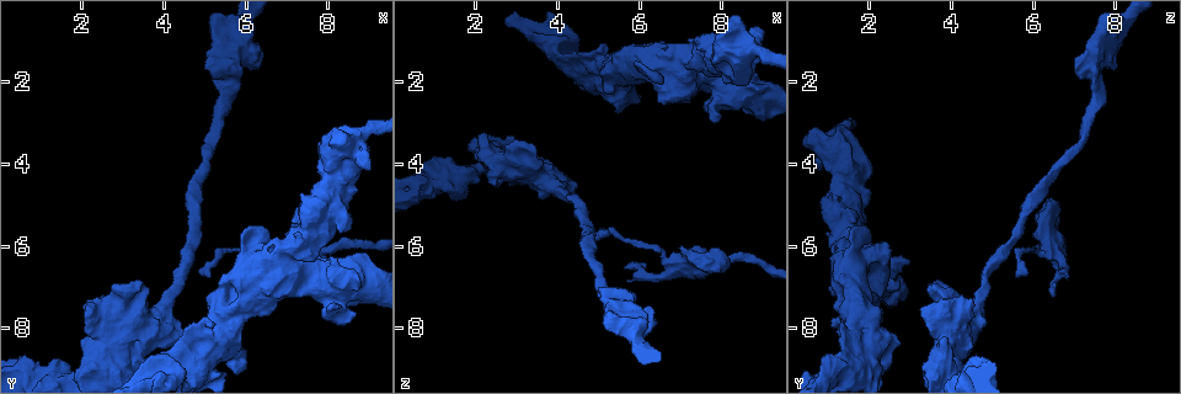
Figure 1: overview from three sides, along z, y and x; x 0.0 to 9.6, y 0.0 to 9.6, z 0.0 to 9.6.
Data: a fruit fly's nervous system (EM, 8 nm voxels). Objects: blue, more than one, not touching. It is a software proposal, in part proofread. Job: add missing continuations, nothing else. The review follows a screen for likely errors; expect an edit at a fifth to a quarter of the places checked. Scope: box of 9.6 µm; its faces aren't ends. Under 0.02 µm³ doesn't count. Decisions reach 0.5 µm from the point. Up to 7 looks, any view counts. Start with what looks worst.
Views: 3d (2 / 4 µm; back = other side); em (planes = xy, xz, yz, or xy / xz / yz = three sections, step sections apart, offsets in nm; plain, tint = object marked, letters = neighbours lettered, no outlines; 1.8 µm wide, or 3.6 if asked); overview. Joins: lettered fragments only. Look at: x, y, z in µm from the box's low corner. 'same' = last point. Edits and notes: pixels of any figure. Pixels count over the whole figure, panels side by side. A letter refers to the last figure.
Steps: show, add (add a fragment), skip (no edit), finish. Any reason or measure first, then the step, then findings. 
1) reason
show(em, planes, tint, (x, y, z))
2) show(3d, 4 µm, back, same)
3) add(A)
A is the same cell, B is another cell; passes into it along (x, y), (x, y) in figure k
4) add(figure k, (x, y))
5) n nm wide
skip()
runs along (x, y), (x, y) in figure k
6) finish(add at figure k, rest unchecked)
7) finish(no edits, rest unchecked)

narrows sharply
show(em, planes, tint, (6.85, 6.30, 1.70))

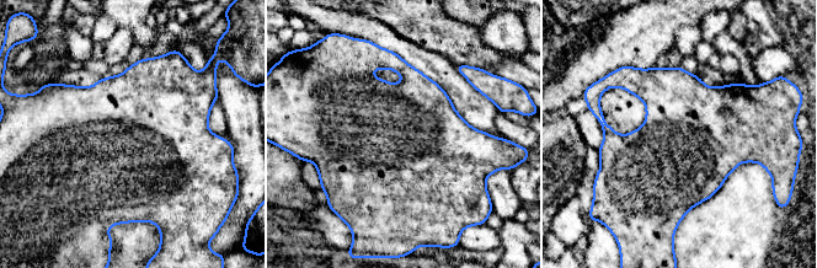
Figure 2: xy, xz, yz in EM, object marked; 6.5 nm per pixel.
what lies round it
show(em, planes, letters, same)

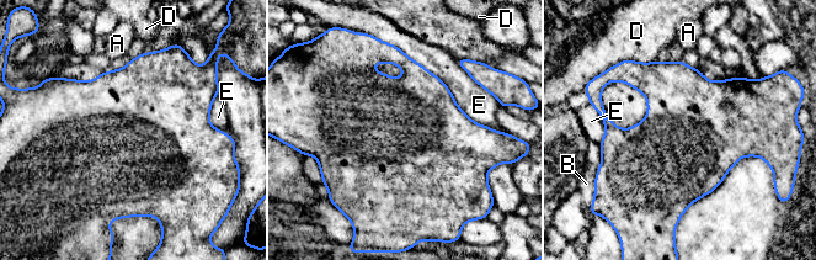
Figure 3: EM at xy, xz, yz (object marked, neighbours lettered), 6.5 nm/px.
skip()
A, B, D and E are other cells; border along (392, 44), (490, 128) in figure 3; no lettered fragment goes on from it

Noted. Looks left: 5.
free end
show(3d, 4 µm, (4.85, 6.60, 5.90))

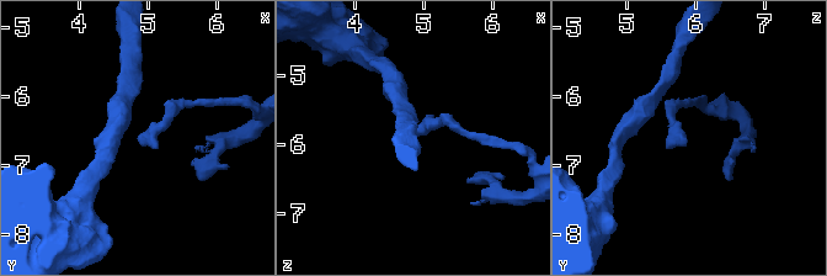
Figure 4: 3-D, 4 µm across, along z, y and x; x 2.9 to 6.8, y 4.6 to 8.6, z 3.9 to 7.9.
show(em, yz, step 16, tint, (4.90, 6.65, 5.85))

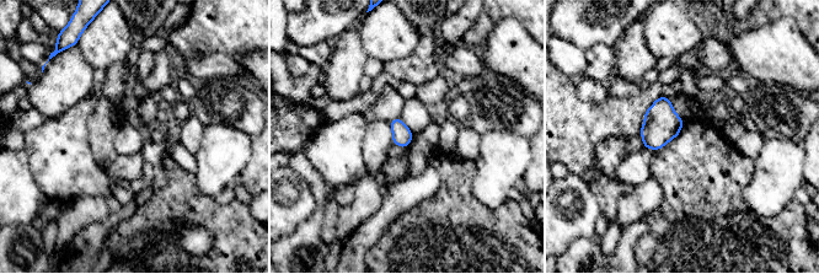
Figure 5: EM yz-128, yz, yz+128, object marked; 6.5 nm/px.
show(em, yz, step 16, letters, same)

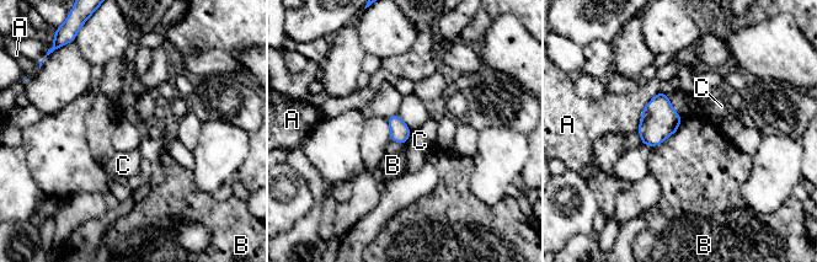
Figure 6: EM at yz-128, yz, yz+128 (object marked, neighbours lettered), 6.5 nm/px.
skip()
A, B and C are other cells; border along (411, 132), (405, 143) in figure 6; none of them fits

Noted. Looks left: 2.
finish(no edits, rest unchecked)

